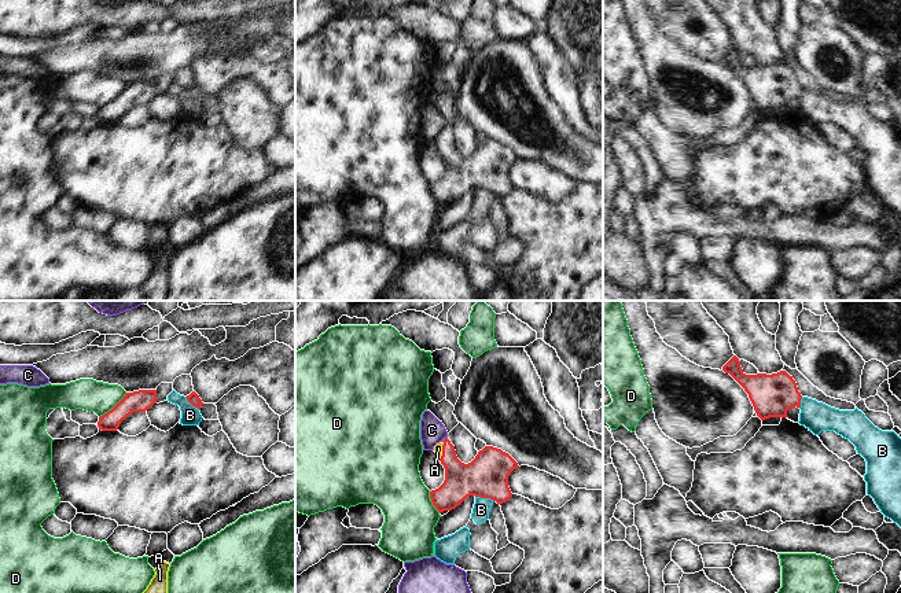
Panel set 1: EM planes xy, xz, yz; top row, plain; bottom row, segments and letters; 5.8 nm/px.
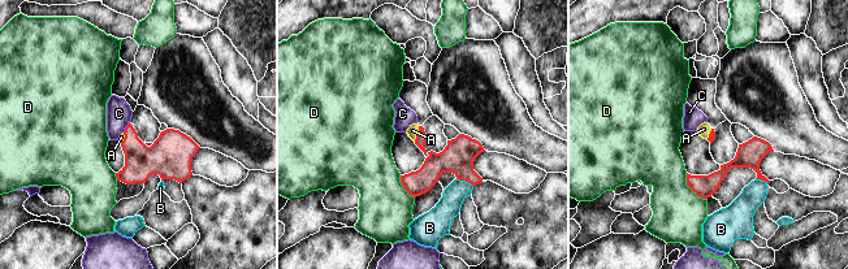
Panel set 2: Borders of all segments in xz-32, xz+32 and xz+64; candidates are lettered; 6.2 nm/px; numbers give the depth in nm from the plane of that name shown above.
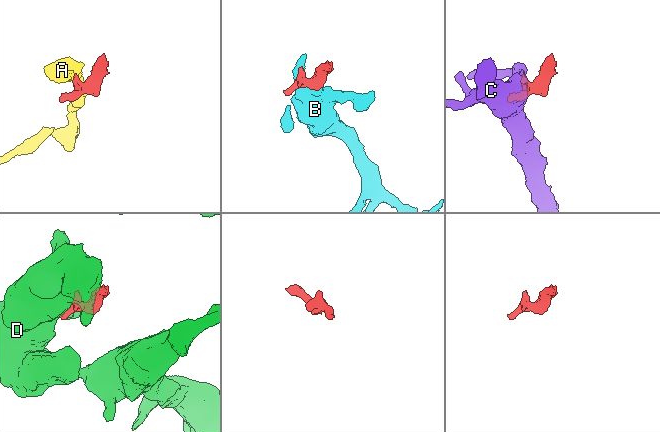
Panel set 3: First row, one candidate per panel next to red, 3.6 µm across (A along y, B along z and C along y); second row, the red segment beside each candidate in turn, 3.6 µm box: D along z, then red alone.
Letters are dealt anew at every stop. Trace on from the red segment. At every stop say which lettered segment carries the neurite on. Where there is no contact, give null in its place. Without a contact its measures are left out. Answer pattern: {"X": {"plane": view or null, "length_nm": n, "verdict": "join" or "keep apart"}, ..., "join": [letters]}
{"A": {"plane": "xz", "length_nm": 110, "verdict": "join"}, "B": {"plane": "xz", "length_nm": 110, "verdict": "keep apart"}, "C": {"plane": "xz", "length_nm": 40, "verdict": "keep apart"}, "D": {"plane": "xy", "length_nm": 220, "verdict": "keep apart"}, "join": ["A"]}

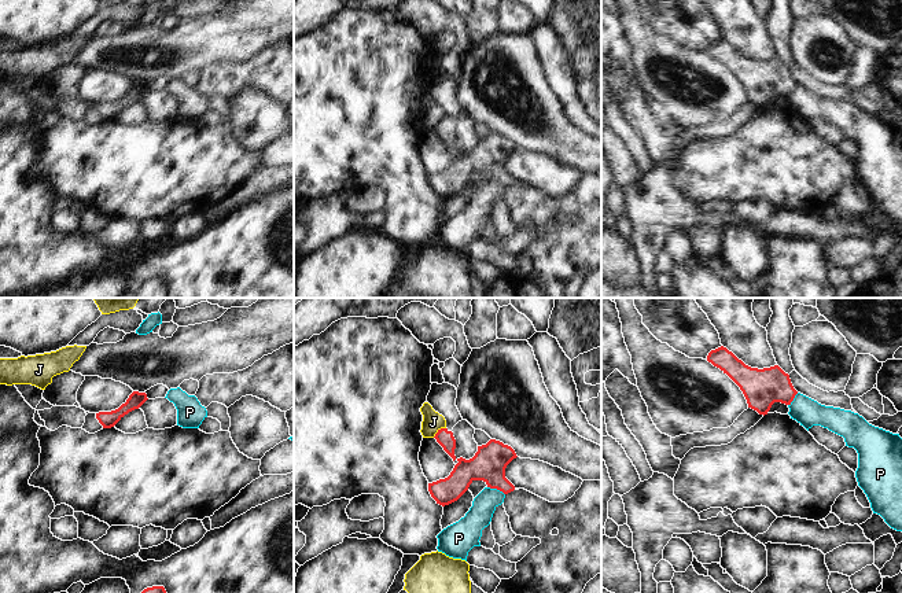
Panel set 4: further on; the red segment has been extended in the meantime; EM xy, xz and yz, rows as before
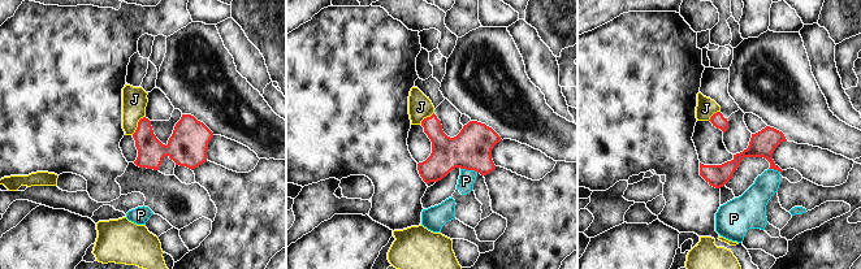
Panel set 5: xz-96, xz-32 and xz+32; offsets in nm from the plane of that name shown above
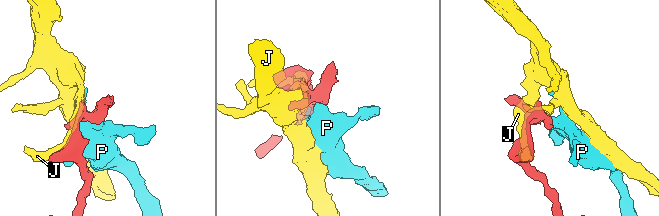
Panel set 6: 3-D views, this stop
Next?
{"J": {"plane": "xz", "length_nm": 100, "verdict": "keep apart"}, "P": {"plane": "xz", "length_nm": 120, "verdict": "keep apart"}, "join": []}

